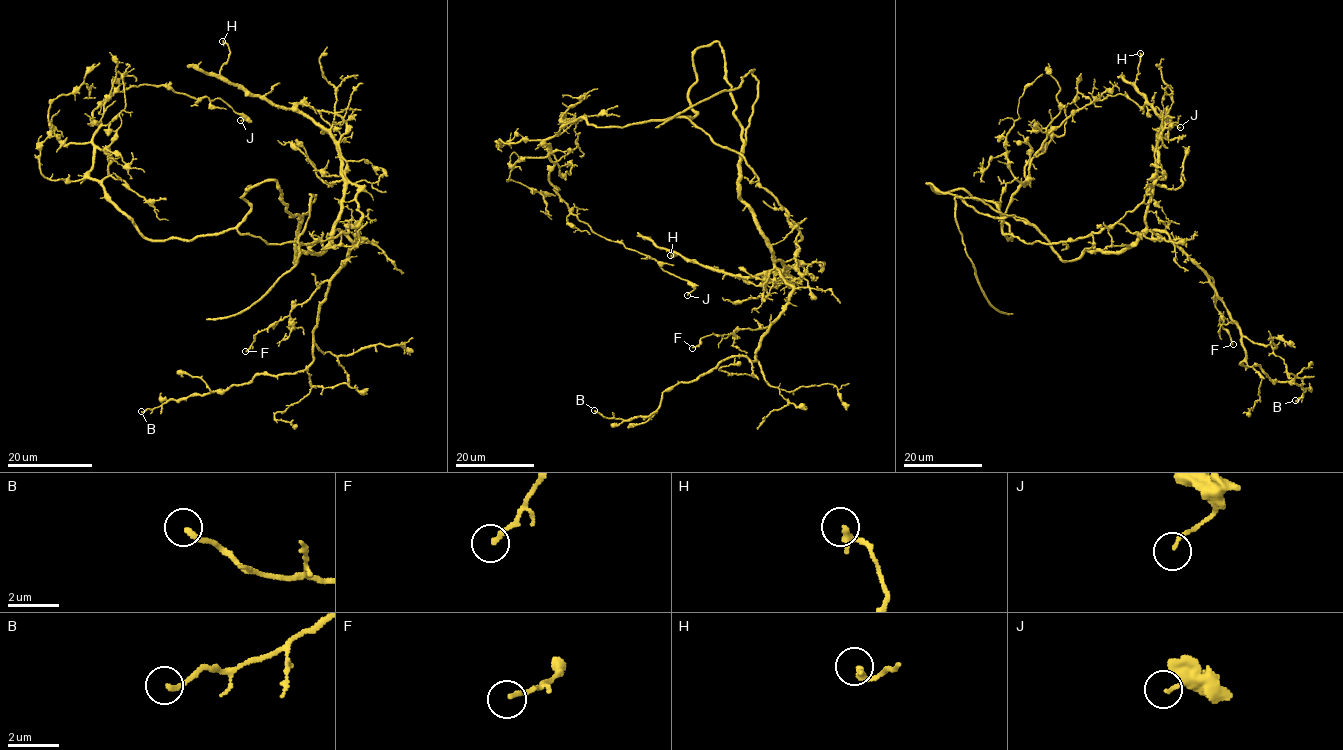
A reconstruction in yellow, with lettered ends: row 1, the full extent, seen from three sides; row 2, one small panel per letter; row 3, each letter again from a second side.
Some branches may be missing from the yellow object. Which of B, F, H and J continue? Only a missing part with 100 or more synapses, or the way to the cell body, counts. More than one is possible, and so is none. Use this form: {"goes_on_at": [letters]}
{"goes_on_at": []}

